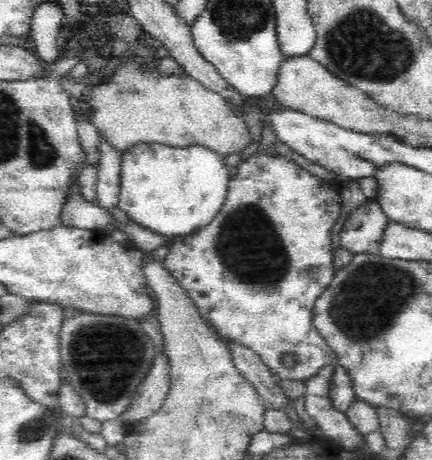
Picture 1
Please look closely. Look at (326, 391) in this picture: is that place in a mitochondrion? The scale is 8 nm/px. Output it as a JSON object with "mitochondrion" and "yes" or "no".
{"mitochondrion":"no"}

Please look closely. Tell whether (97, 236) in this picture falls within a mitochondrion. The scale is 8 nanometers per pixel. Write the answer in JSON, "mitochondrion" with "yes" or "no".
{"mitochondrion":"no"}

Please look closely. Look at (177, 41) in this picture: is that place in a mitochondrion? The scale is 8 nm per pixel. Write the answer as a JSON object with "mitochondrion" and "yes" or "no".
{"mitochondrion":"no"}

